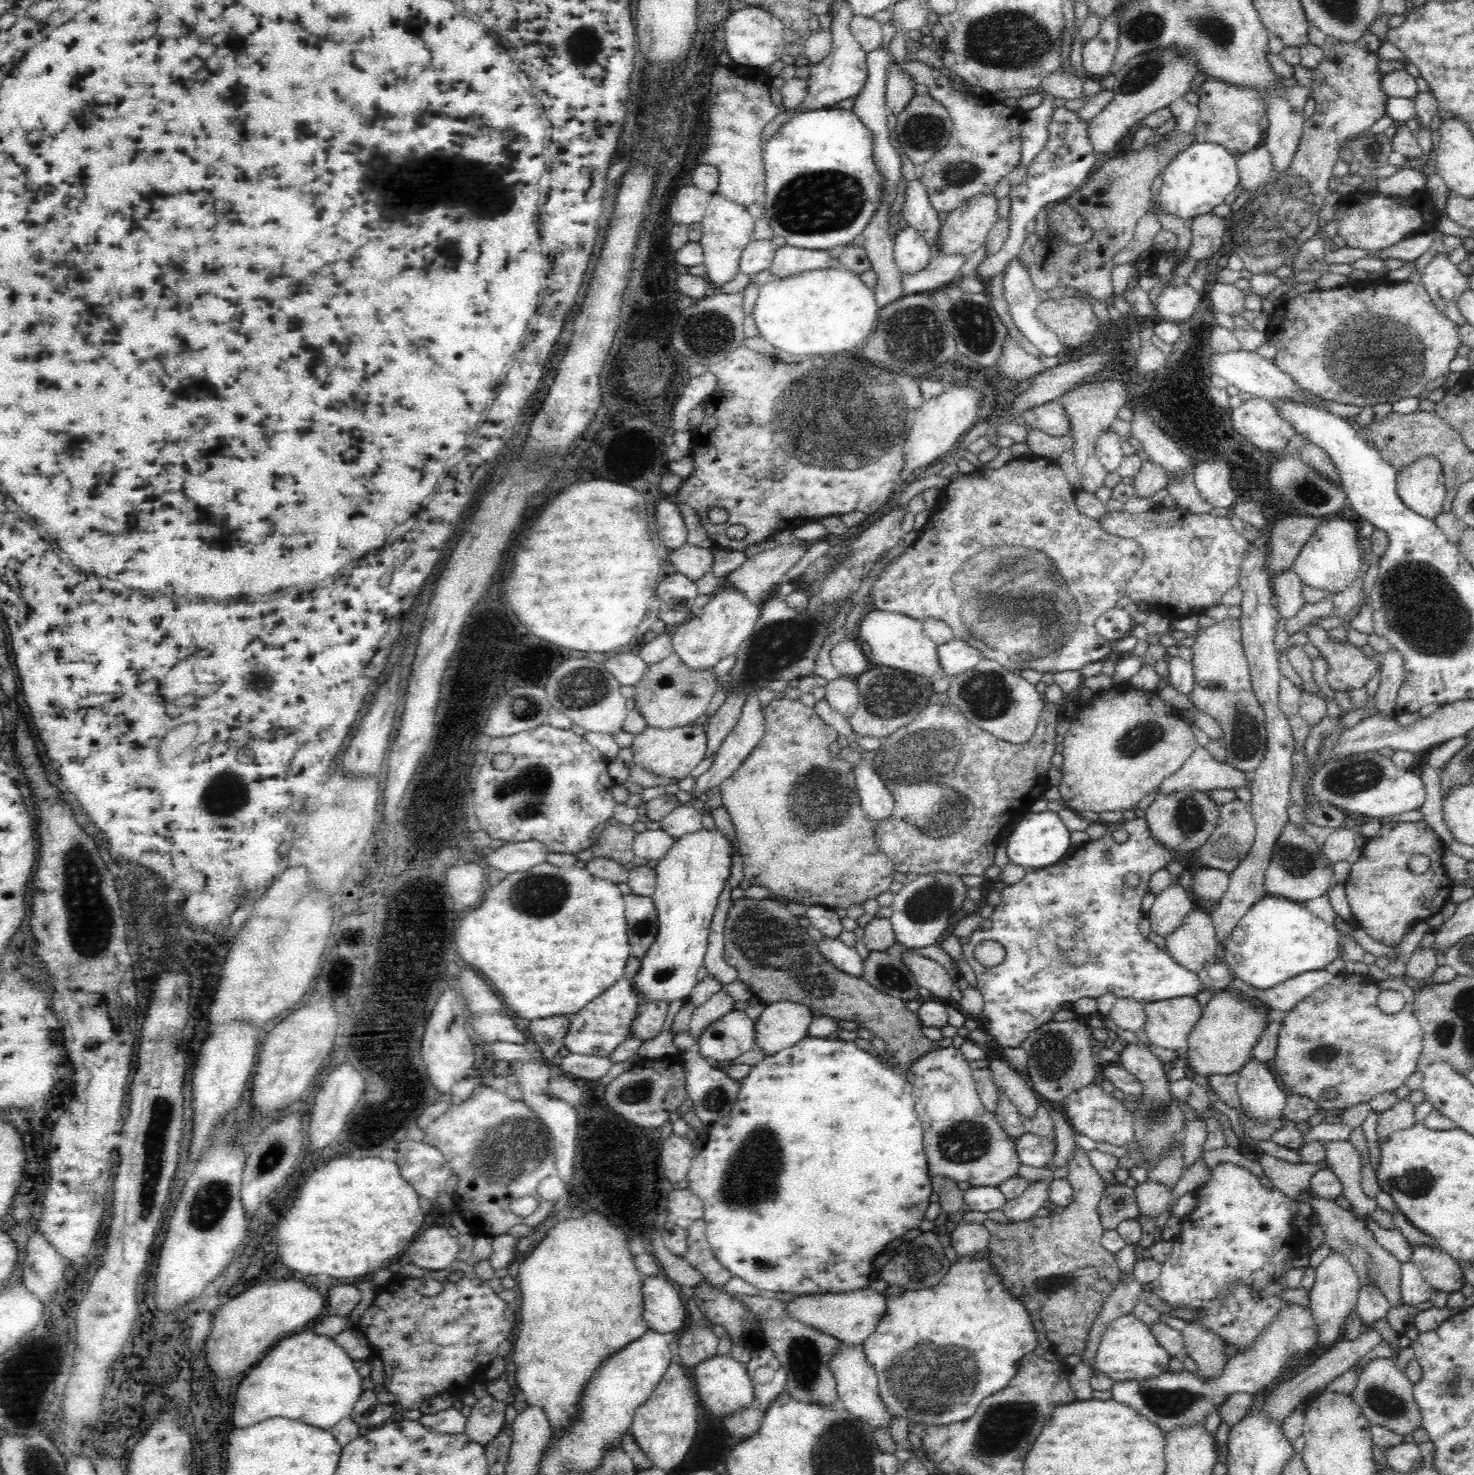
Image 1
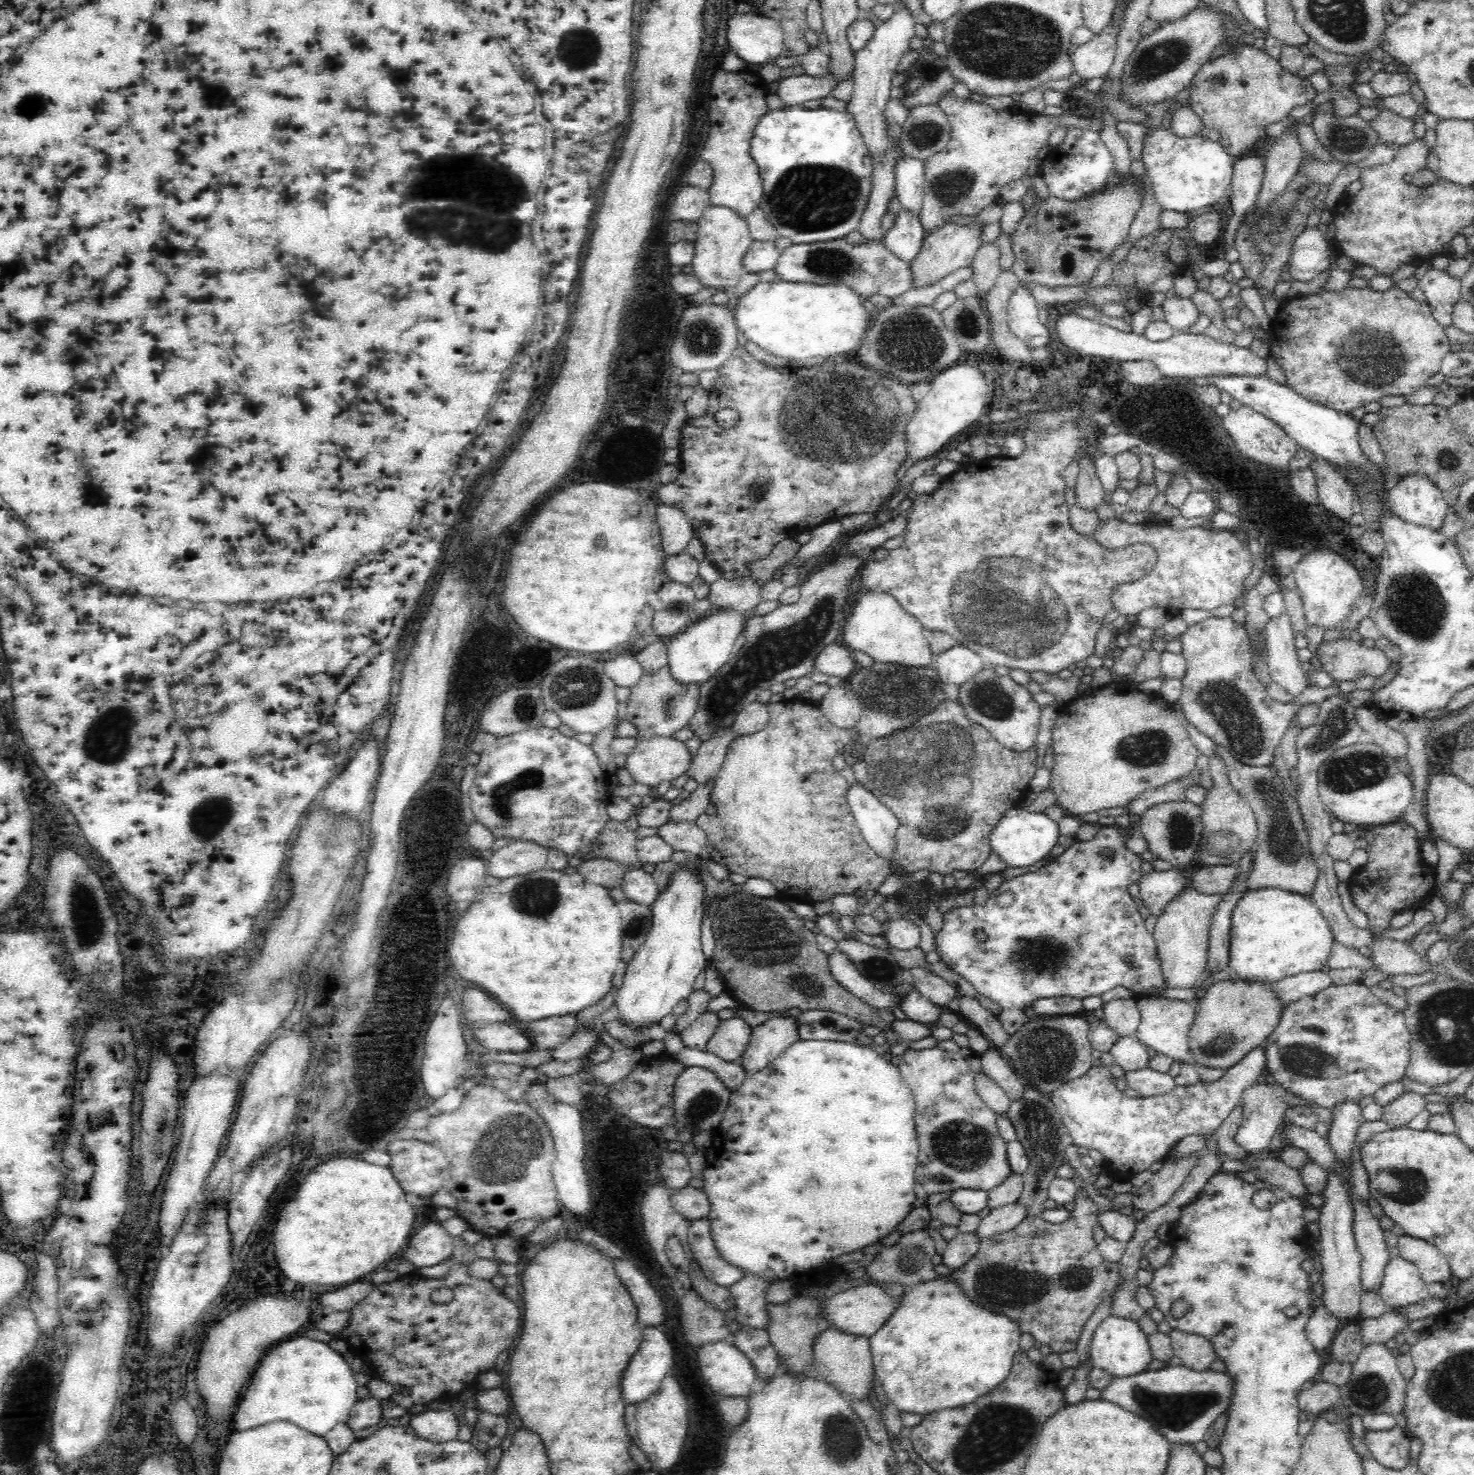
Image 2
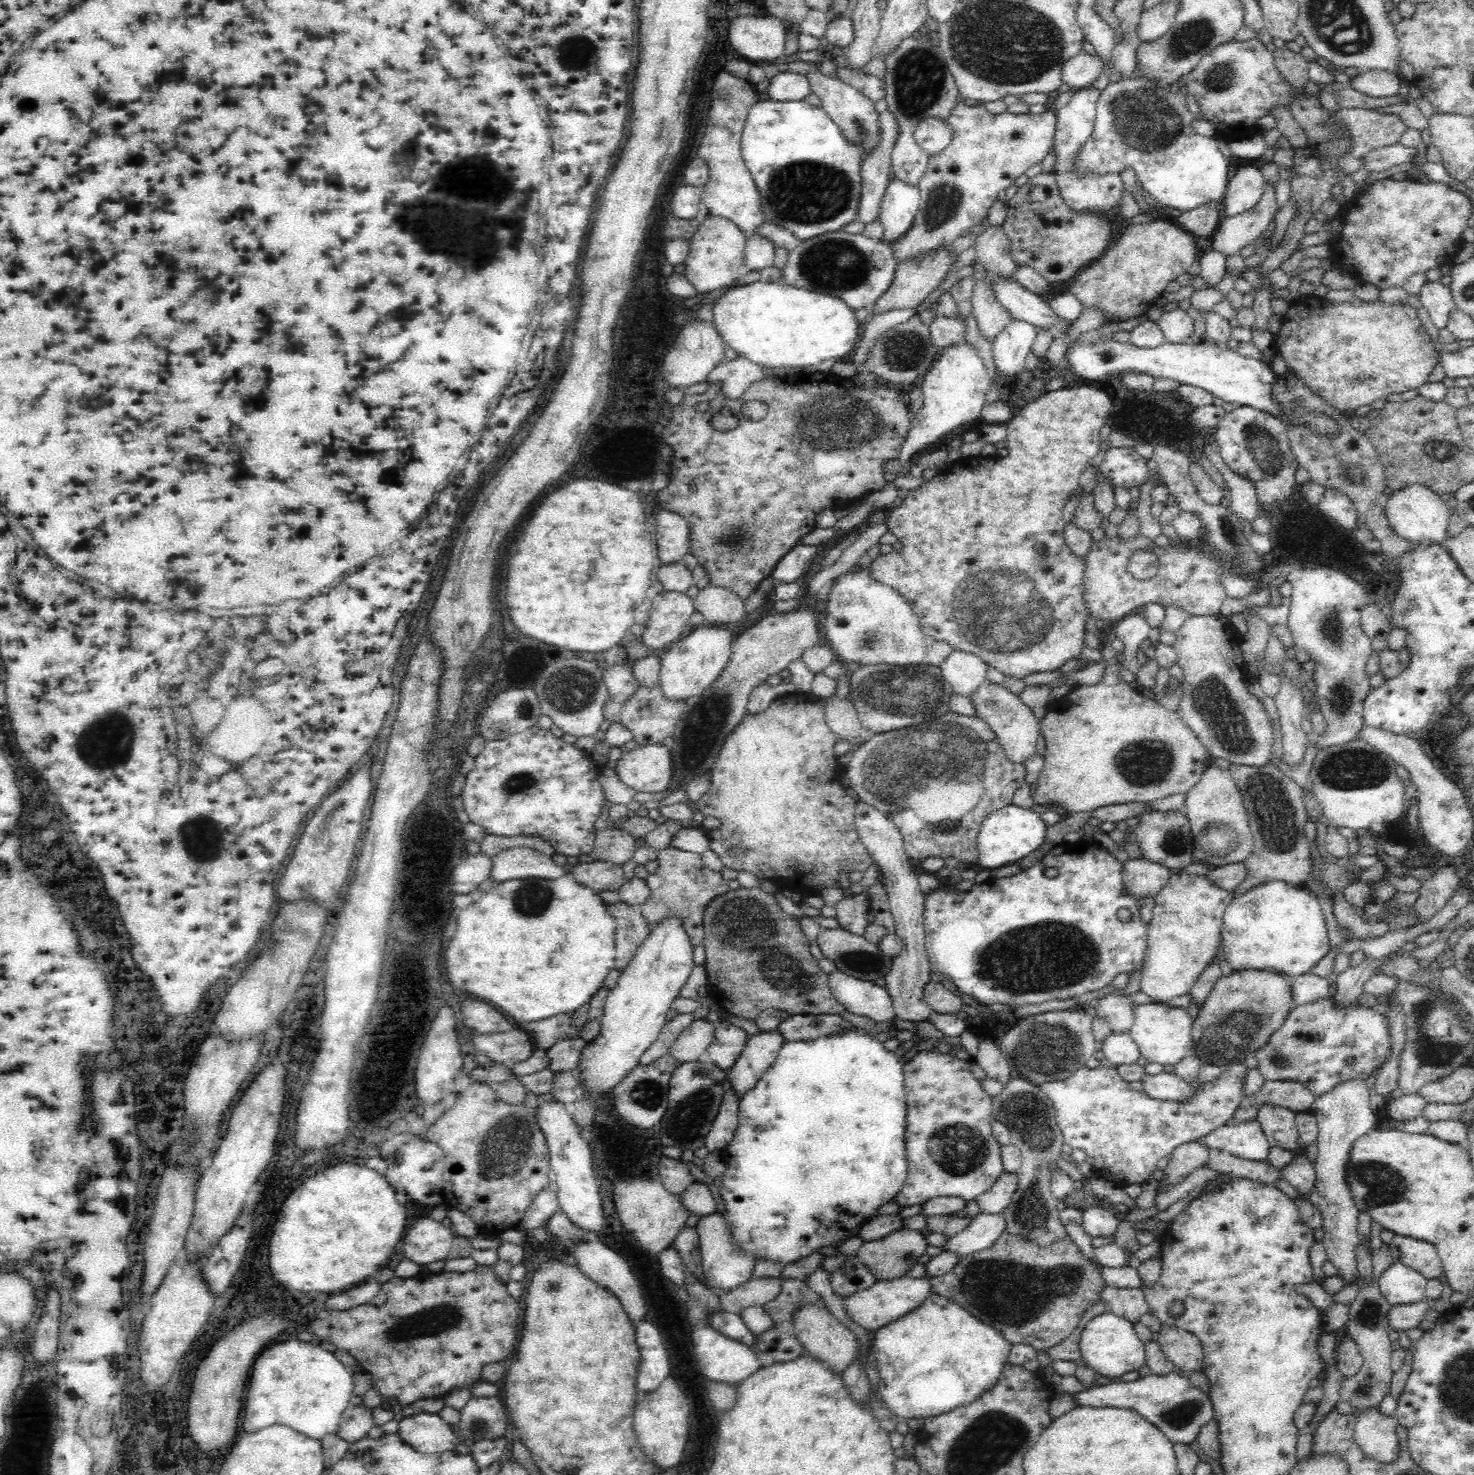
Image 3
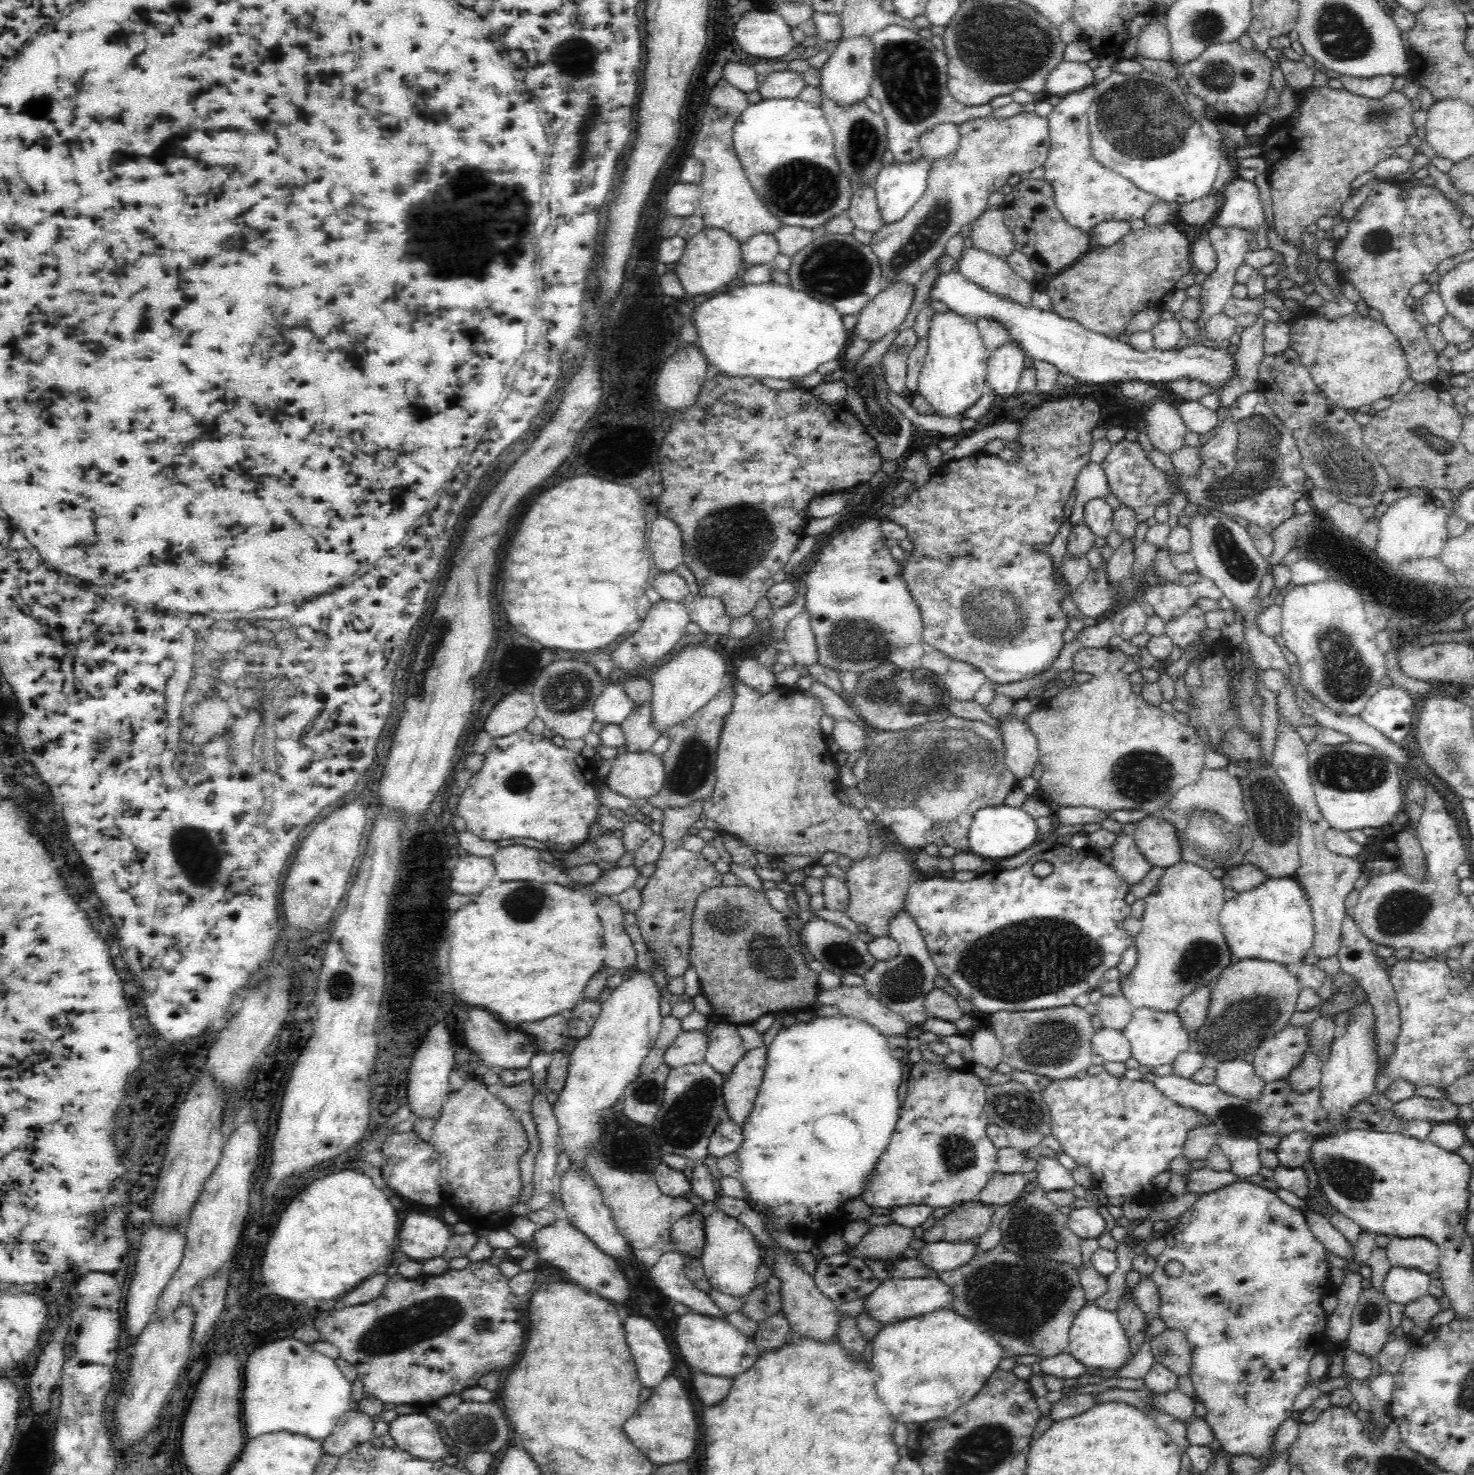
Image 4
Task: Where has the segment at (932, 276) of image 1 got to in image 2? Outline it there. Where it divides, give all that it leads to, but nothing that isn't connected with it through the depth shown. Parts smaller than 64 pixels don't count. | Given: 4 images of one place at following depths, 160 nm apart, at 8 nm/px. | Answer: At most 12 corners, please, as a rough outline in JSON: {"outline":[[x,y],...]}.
{"outline":[[882,240],[791,244],[786,282],[844,283],[860,300],[912,286],[909,264]]}

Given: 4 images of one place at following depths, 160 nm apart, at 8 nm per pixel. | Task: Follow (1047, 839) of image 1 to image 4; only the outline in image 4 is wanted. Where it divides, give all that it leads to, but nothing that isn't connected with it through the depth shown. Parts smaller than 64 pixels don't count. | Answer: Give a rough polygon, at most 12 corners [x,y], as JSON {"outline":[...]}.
{"outline":[[1020,807],[972,814],[968,851],[1008,859],[1041,839]]}

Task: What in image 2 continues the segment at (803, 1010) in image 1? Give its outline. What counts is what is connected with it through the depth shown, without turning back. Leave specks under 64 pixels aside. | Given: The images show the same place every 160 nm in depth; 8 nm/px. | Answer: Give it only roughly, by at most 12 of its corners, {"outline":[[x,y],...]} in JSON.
{"outline":[[796,1019],[752,1027],[739,1060],[746,1076],[768,1067],[800,1040]]}

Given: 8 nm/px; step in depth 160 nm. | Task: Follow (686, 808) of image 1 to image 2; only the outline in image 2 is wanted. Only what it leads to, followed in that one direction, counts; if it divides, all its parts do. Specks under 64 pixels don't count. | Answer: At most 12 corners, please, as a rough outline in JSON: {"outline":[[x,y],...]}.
{"outline":[[669,822],[657,834],[674,850],[710,859],[706,833],[694,822]]}

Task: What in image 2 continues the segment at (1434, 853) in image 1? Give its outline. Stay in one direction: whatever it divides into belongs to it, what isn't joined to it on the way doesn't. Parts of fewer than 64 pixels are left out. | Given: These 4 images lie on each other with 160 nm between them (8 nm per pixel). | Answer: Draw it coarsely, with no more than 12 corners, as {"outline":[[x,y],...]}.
{"outline":[[1411,824],[1371,826],[1348,883],[1374,936],[1440,896]]}

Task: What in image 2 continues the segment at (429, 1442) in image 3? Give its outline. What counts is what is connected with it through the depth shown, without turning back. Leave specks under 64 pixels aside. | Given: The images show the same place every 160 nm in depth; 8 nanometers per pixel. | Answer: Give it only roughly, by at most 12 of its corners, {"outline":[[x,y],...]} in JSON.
{"outline":[[452,1410],[410,1416],[419,1438],[442,1444],[456,1440],[460,1429]]}

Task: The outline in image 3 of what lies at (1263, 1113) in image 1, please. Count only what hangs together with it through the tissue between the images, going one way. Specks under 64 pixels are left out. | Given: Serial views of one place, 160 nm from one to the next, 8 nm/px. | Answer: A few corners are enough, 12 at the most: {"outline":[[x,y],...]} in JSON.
{"outline":[[1256,1119],[1212,1130],[1199,1141],[1241,1159],[1270,1149]]}

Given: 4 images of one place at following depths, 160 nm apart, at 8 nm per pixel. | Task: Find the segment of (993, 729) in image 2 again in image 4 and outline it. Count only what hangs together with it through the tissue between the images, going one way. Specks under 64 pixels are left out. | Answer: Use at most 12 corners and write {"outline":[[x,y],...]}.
{"outline":[[1022,718],[999,730],[1005,763],[1019,783],[1039,762],[1038,743]]}

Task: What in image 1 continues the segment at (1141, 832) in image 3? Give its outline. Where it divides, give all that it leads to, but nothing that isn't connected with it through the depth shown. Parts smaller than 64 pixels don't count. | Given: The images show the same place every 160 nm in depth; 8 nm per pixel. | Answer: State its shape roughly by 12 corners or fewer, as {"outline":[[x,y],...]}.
{"outline":[[1206,791],[1156,795],[1148,831],[1173,851],[1202,846],[1218,805]]}

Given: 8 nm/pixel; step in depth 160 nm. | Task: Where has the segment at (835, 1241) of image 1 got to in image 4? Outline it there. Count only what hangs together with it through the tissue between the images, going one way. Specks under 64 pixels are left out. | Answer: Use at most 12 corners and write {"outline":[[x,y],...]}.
{"outline":[[868,1022],[780,1028],[736,1174],[765,1222],[841,1233],[898,1120]]}

